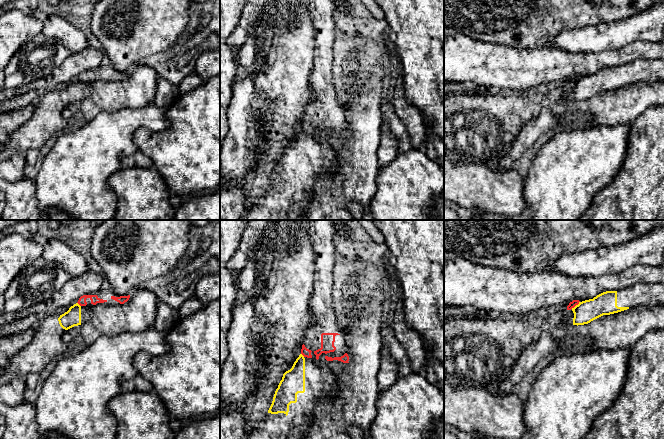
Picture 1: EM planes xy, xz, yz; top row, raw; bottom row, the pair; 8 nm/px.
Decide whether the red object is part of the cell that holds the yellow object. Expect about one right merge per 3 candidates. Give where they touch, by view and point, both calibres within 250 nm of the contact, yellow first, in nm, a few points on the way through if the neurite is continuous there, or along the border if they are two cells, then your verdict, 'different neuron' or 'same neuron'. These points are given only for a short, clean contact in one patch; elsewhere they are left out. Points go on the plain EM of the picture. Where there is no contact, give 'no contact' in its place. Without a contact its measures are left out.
meets yellow in yz at (576, 81); 180 nm thick on the yellow side, 50 nm on the other; border along yz (579, 77), (571, 84); different neuron

